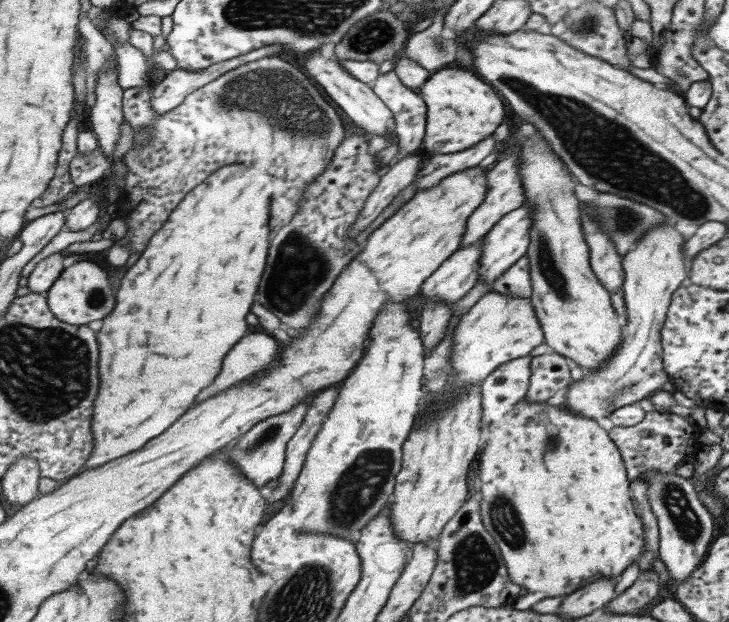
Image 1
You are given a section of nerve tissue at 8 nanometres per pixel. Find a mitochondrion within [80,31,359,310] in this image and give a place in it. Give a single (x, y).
(268, 100)

